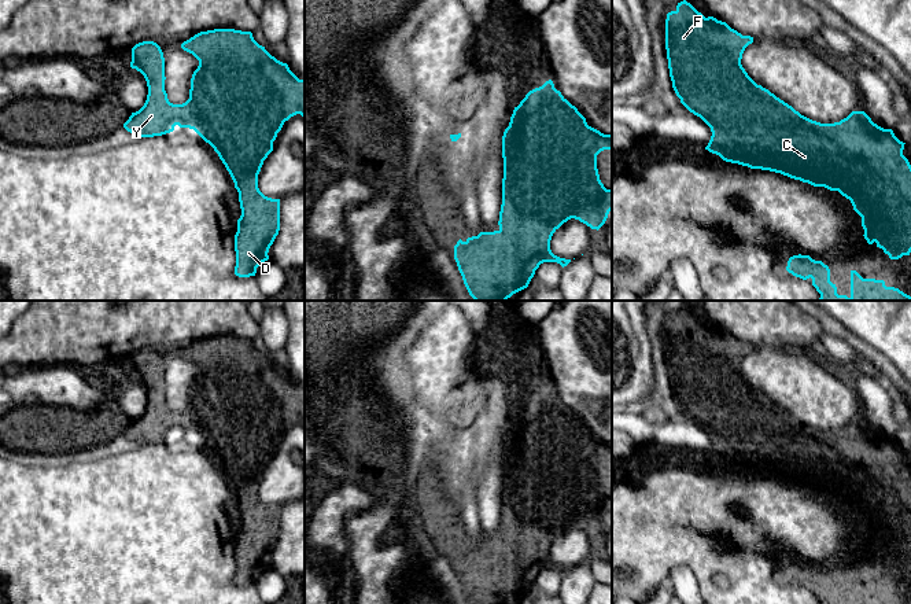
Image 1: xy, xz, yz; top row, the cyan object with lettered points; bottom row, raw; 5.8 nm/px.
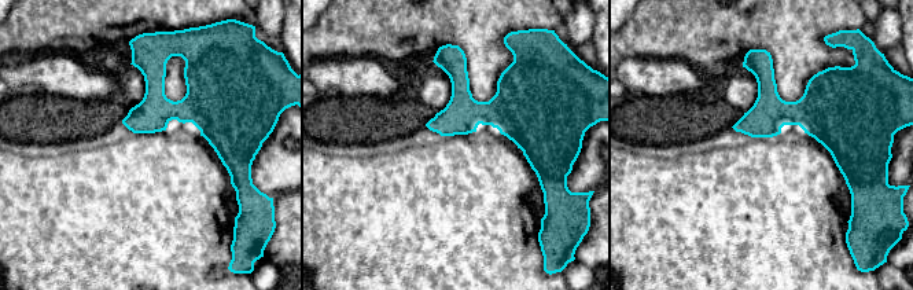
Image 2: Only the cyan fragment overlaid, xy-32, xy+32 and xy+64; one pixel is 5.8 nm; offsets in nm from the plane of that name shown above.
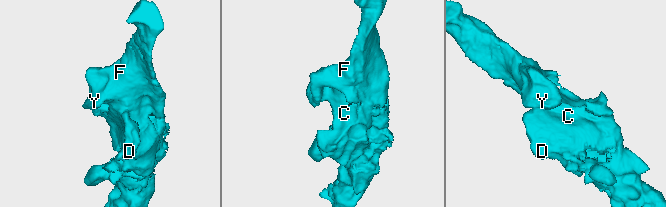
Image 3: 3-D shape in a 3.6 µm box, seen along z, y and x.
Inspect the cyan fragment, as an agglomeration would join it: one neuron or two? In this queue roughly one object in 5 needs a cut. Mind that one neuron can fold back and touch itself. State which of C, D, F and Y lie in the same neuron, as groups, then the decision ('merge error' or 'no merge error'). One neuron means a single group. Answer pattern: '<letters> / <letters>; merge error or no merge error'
C D F Y; no merge error

